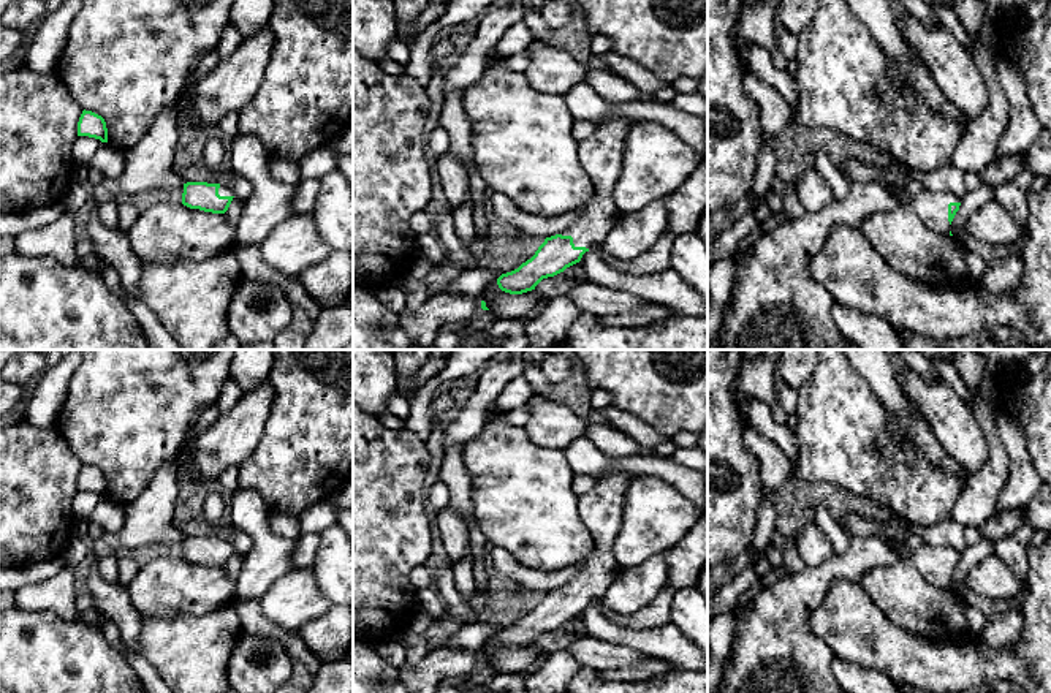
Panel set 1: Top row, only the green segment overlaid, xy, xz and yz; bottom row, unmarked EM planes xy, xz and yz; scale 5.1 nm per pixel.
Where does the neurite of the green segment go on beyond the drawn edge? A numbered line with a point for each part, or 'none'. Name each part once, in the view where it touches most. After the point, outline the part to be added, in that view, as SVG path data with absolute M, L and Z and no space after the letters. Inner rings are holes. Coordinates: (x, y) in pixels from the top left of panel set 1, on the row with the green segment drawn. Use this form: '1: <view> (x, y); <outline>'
1: xz (600, 154); M632 116L595 122L594 131L579 142L579 161L594 185L594 196L581 215L560 233L571 236L575 247L590 248L603 242L616 223L619 210L613 191L622 171L627 136L636 122Z

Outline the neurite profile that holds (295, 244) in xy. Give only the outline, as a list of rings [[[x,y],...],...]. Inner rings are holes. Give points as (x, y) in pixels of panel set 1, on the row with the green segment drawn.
[[[312,212],[279,223],[261,242],[260,250],[264,261],[286,277],[298,277],[305,267],[331,255]]]

